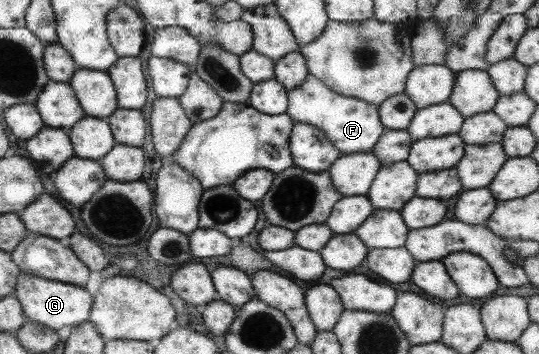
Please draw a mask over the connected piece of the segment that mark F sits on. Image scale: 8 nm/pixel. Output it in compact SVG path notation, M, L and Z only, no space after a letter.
M310 73L300 86L287 90L285 112L293 123L304 122L318 128L341 154L372 151L385 129L380 123L377 106L349 96L338 95Z

